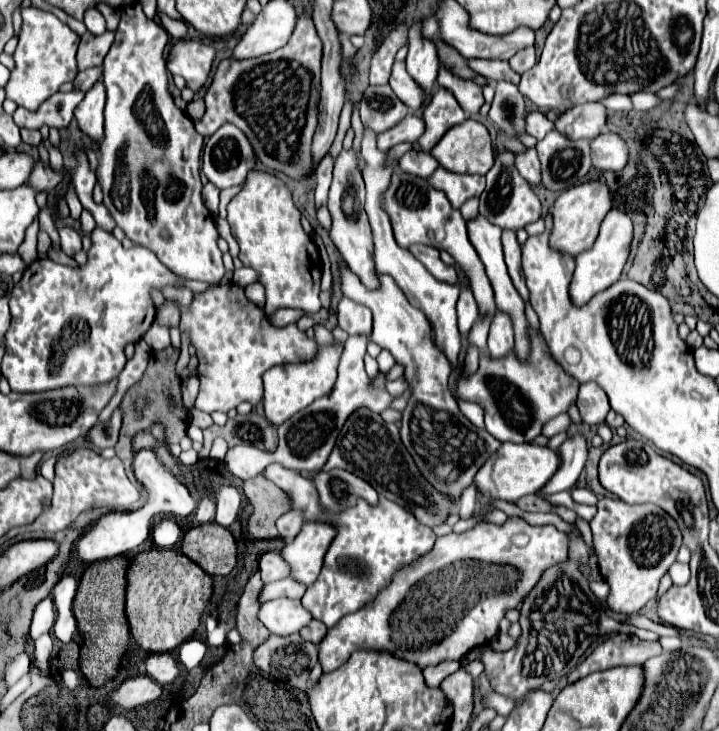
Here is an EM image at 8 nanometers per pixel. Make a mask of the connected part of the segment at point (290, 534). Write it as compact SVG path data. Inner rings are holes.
M288 512L288 514L282 514L278 520L276 520L276 528L278 528L278 534L280 534L280 538L284 540L284 544L288 544L288 542L292 542L294 538L296 538L296 534L300 532L300 528L302 528L302 514L298 514L298 512Z

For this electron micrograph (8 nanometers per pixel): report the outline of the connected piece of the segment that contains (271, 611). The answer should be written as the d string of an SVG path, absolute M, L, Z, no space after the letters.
M276 598L260 606L258 620L276 636L290 636L300 632L312 618L308 610L300 604L300 600L290 598Z

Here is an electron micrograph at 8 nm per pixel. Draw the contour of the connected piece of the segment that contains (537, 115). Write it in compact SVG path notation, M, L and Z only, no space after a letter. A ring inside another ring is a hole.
M530 112L526 116L526 134L534 136L536 140L542 140L552 128L552 122L542 112Z

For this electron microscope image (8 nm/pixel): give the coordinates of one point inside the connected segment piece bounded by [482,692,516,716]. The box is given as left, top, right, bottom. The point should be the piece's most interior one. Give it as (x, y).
(502, 705)

